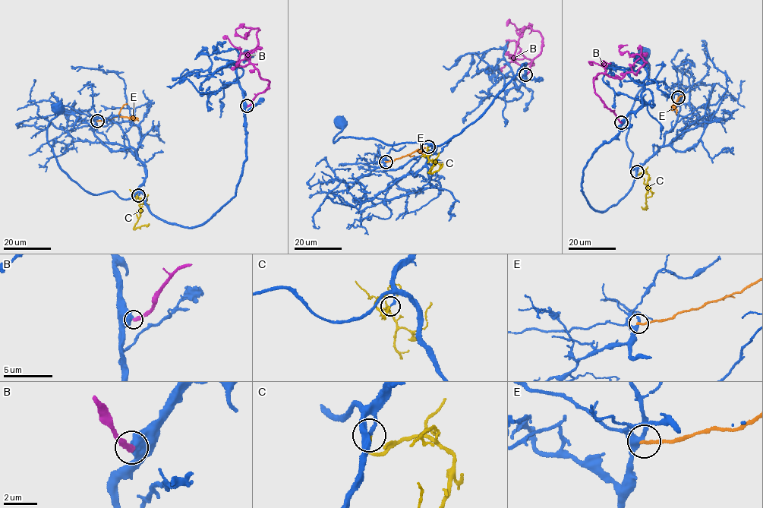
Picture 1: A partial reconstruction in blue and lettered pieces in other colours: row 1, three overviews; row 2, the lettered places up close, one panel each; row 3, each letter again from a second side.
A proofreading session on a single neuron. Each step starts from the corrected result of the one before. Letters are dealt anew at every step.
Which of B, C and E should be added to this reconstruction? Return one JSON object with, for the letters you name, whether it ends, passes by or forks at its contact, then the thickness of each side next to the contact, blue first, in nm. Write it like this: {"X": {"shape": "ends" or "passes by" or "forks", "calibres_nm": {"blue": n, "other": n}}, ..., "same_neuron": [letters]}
{"C": {"shape": "ends", "calibres_nm": {"blue": 190, "other": 160}}, "same_neuron": ["C"]}

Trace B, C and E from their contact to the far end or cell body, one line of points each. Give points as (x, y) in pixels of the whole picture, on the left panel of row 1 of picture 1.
B: (247, 106), (269, 80), (250, 63), (238, 64), (242, 53), (256, 46), (260, 29), (242, 37), (235, 31)
C: (138, 195), (136, 198), (135, 193), (140, 200), (140, 212), (133, 228), (149, 223)
E: (97, 121), (117, 116), (136, 118), (138, 120)

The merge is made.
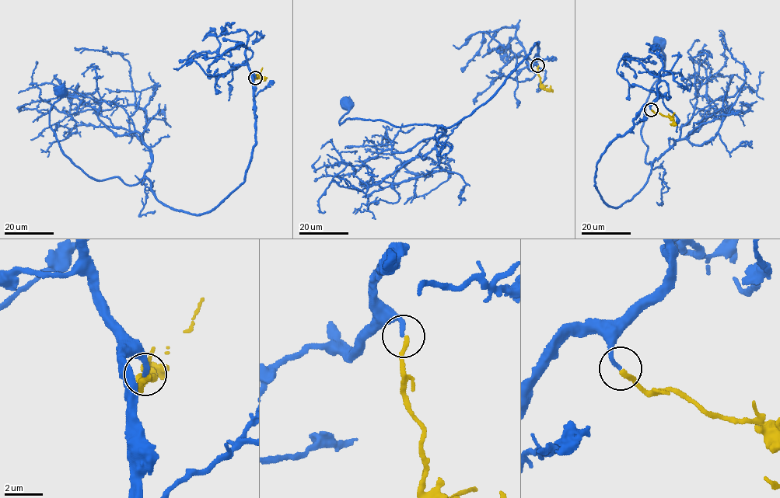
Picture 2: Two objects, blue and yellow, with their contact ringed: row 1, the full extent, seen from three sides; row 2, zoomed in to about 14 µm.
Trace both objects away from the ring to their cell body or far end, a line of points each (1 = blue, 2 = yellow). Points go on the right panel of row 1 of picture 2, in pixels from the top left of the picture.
1: (651, 109), (596, 164), (610, 206), (648, 176), (641, 130), (660, 43)
2: (651, 110), (669, 116), (676, 125)

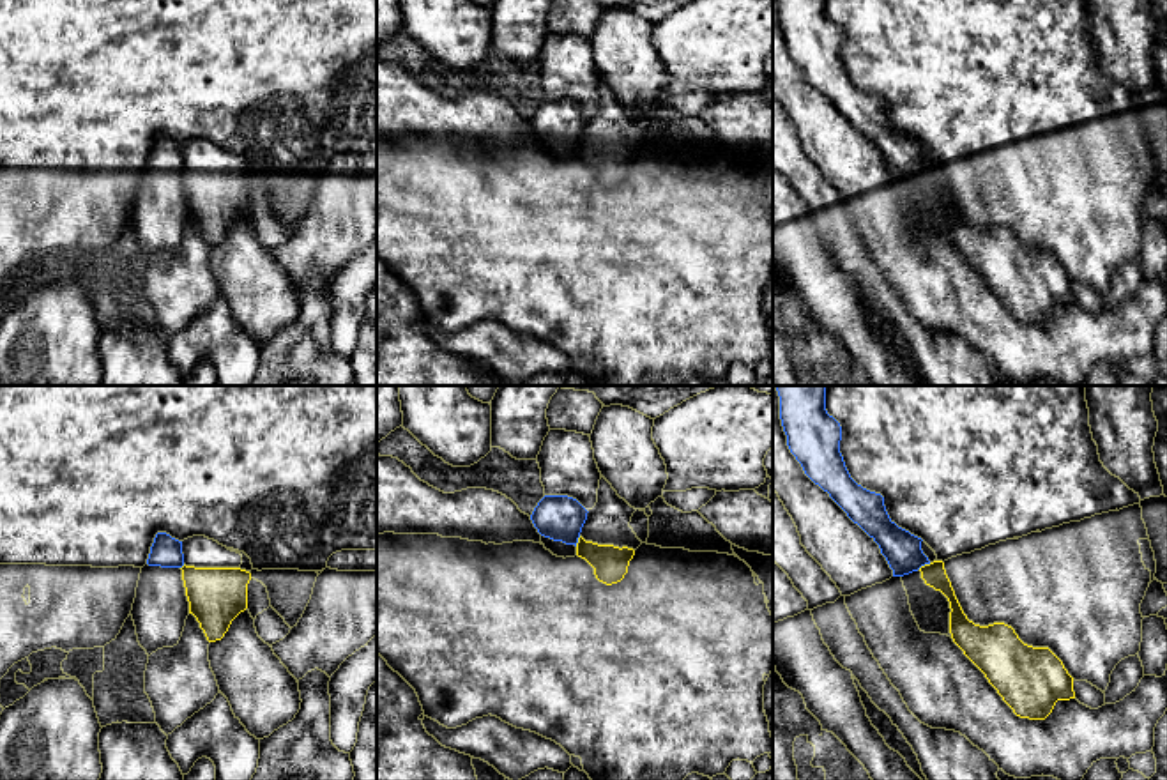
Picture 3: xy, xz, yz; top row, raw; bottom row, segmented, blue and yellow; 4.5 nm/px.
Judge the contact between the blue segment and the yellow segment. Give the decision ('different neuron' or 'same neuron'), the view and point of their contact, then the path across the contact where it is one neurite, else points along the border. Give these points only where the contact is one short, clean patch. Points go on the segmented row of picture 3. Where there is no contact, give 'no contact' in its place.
different neuron | yz (923, 565) | along yz (930, 563), (918, 568)

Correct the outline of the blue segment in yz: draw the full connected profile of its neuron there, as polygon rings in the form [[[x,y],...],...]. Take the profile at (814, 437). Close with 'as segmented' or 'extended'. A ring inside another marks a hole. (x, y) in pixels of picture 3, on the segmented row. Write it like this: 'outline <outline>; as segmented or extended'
outline [[[776,386],[780,396],[780,419],[787,435],[787,446],[801,463],[805,474],[819,485],[829,497],[858,524],[881,548],[893,577],[900,577],[909,596],[911,612],[925,633],[950,633],[950,601],[921,578],[919,568],[930,564],[921,550],[921,538],[898,527],[888,515],[884,497],[858,485],[840,453],[842,426],[826,410],[826,386]]]; extended

